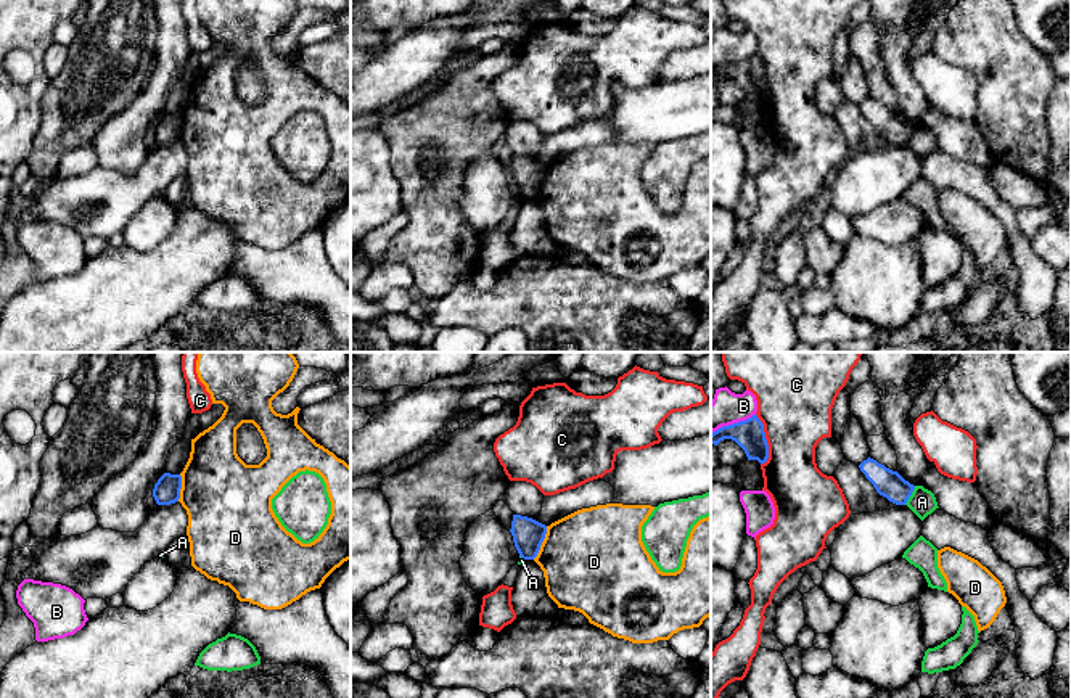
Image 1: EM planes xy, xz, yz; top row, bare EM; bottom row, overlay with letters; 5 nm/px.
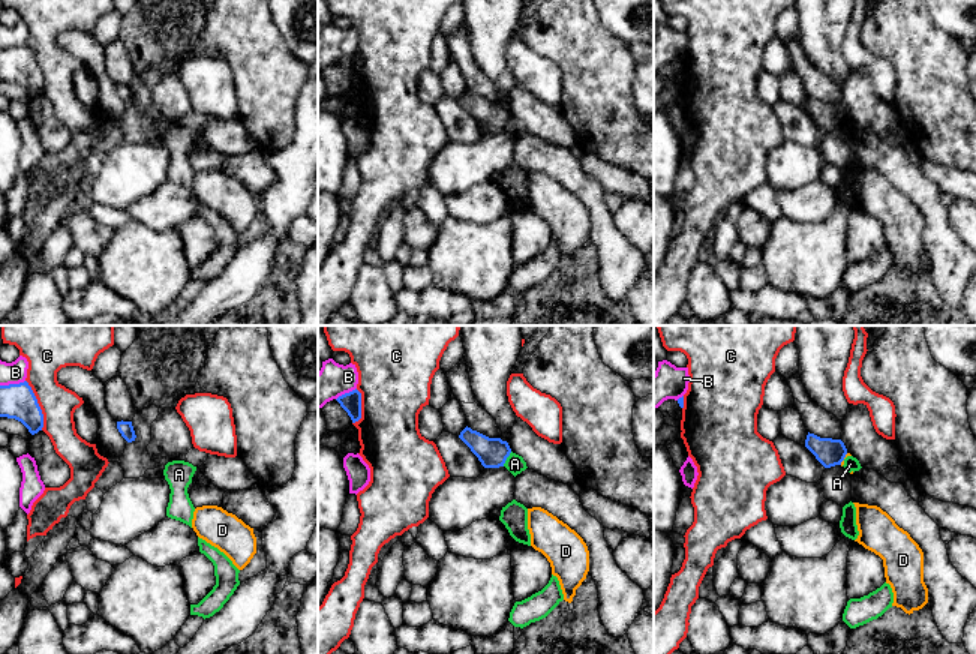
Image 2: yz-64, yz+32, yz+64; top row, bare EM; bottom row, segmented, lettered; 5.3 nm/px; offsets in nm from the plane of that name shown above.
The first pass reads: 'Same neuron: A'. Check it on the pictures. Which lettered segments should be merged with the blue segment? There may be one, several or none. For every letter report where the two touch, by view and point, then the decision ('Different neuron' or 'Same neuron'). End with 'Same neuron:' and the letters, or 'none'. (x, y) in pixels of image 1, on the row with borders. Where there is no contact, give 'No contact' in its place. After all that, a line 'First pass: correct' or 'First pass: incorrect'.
A: Touches blue at yz (910, 494). Different neuron
B: Touches blue at yz (734, 423). Different neuron
C: Touches blue at yz (766, 439). Different neuron
D: Touches blue at xz (542, 541). Different neuron
Same neuron: none
First pass: incorrect

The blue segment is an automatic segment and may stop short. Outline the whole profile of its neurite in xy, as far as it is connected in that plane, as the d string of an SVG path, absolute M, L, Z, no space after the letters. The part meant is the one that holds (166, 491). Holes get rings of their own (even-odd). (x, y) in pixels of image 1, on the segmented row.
M164 473L153 489L153 497L158 505L170 505L178 502L182 489L182 476Z

